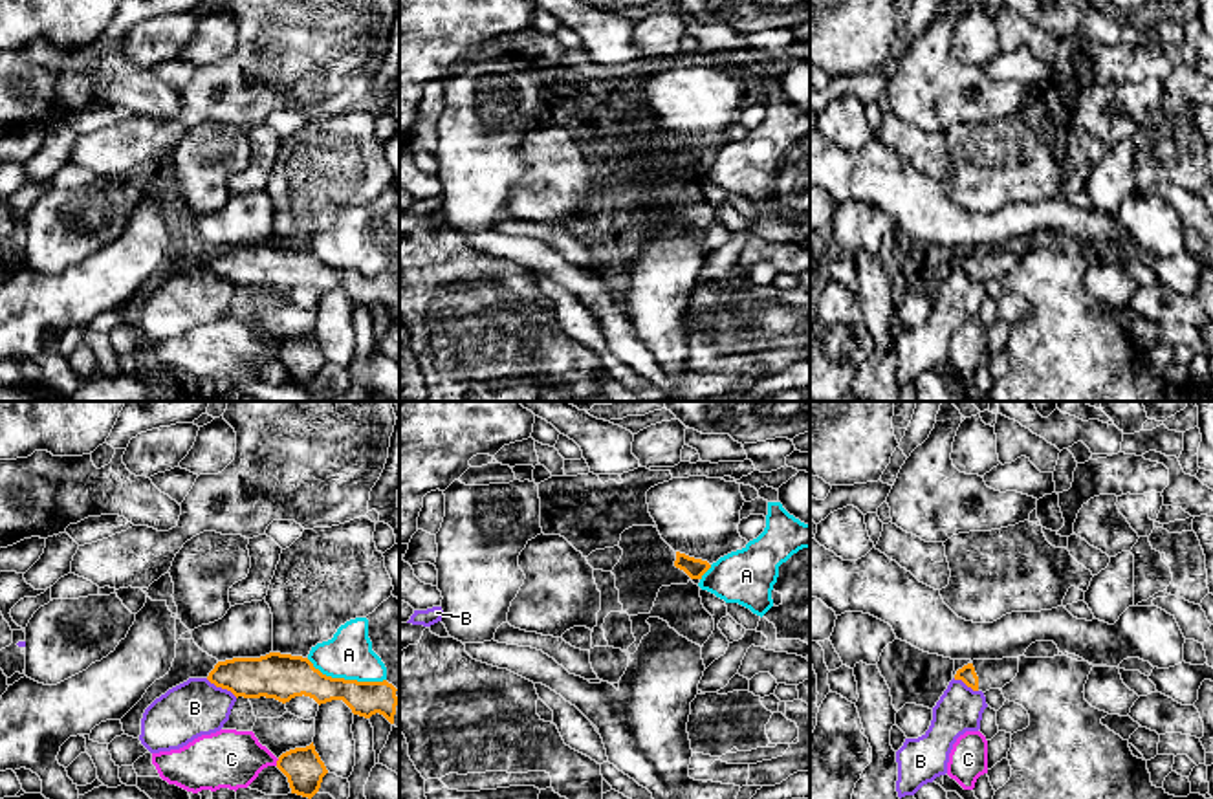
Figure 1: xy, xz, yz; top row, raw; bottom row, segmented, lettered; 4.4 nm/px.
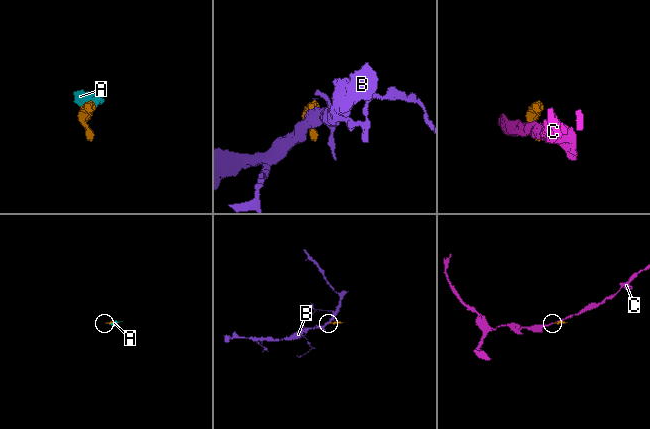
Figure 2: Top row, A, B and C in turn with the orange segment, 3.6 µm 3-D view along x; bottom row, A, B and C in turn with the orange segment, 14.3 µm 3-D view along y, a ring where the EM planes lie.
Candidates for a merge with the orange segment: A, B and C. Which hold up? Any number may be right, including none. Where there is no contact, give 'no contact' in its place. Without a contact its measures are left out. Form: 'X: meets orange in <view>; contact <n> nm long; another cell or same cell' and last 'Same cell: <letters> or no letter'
A: meets orange in xy; contact 360 nm long; another cell
B: meets orange in xy; contact 170 nm long; another cell
C: meets orange in xy; contact 40 nm long; another cell
Same cell: no letter

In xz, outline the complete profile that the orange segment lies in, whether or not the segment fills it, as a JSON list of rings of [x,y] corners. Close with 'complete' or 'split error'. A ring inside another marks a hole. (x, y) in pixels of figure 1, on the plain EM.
[[[676,141],[674,156],[683,159],[691,169],[702,169],[702,165],[711,158],[707,150],[689,147]]] | complete

